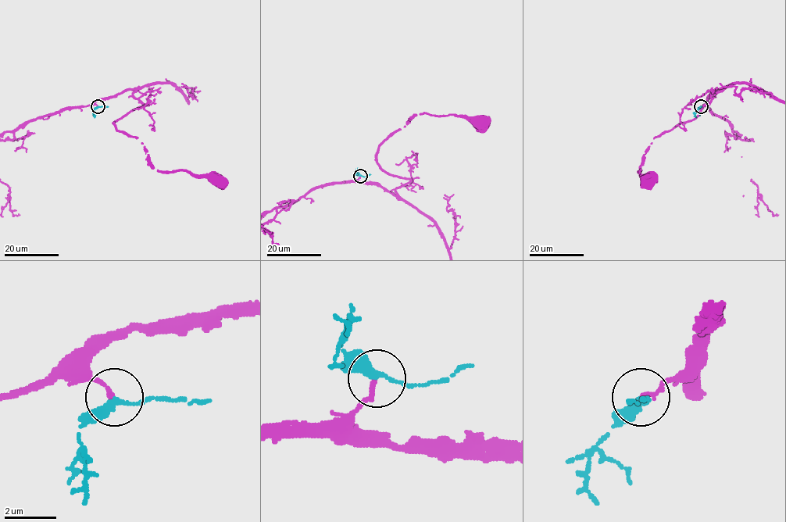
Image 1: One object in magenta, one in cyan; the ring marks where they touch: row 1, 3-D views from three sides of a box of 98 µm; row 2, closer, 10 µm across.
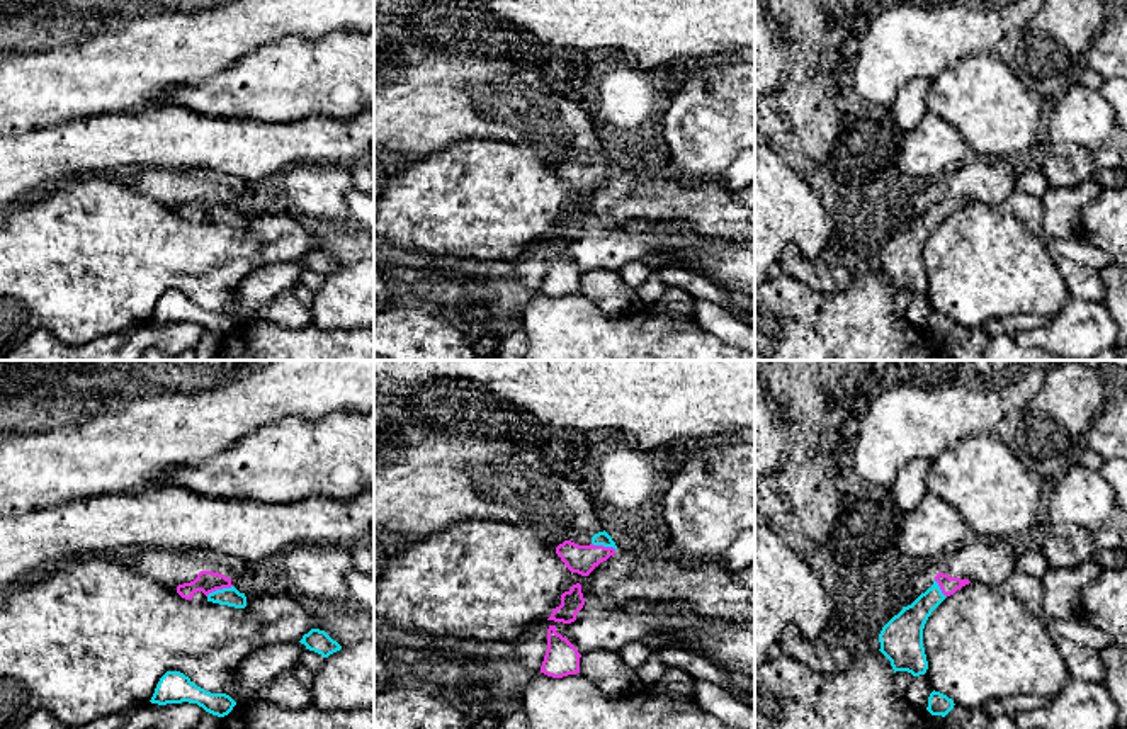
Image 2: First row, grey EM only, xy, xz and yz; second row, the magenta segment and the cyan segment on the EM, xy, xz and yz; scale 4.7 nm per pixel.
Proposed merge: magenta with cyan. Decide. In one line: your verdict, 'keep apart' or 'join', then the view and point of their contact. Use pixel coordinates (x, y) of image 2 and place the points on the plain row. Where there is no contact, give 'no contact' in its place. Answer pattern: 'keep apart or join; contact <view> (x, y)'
join; contact xy (218, 208)

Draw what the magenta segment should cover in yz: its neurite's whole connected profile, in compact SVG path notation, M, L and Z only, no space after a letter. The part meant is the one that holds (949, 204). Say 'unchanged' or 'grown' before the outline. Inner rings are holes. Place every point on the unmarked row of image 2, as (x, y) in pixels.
grown; M938 192L933 204L921 212L911 224L894 235L881 250L881 272L891 280L896 291L908 291L913 296L925 294L928 280L923 267L923 248L932 231L969 199L950 197Z

